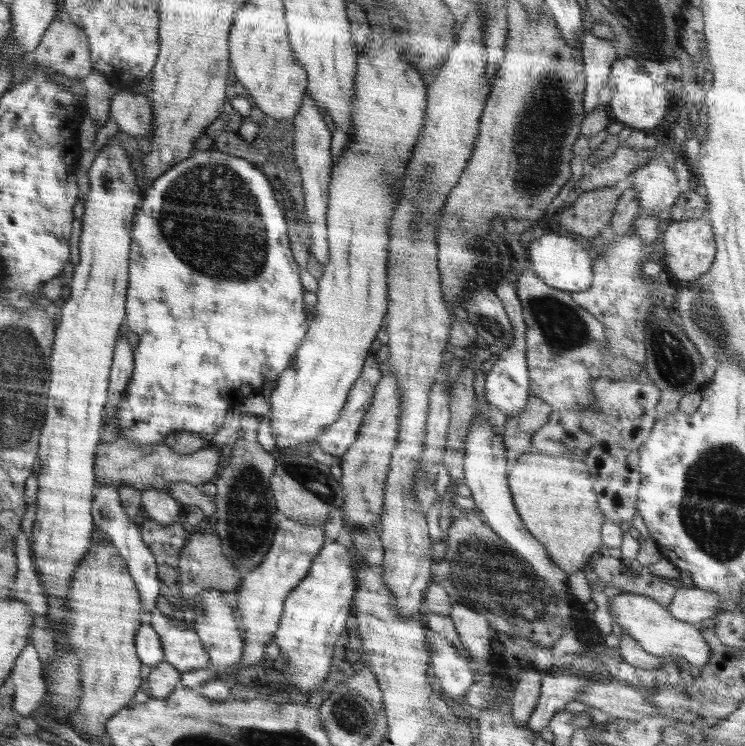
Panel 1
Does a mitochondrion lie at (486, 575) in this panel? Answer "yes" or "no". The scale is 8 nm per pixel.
yes

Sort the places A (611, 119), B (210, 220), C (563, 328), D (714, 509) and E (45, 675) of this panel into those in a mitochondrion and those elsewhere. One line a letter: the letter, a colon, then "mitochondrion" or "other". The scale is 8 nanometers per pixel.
A: other
B: mitochondrion
C: mitochondrion
D: mitochondrion
E: other

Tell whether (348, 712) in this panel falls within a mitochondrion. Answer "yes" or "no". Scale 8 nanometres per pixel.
yes

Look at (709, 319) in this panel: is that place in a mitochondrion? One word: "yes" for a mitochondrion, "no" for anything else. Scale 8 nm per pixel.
yes

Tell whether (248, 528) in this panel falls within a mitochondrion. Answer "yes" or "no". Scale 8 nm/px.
yes

